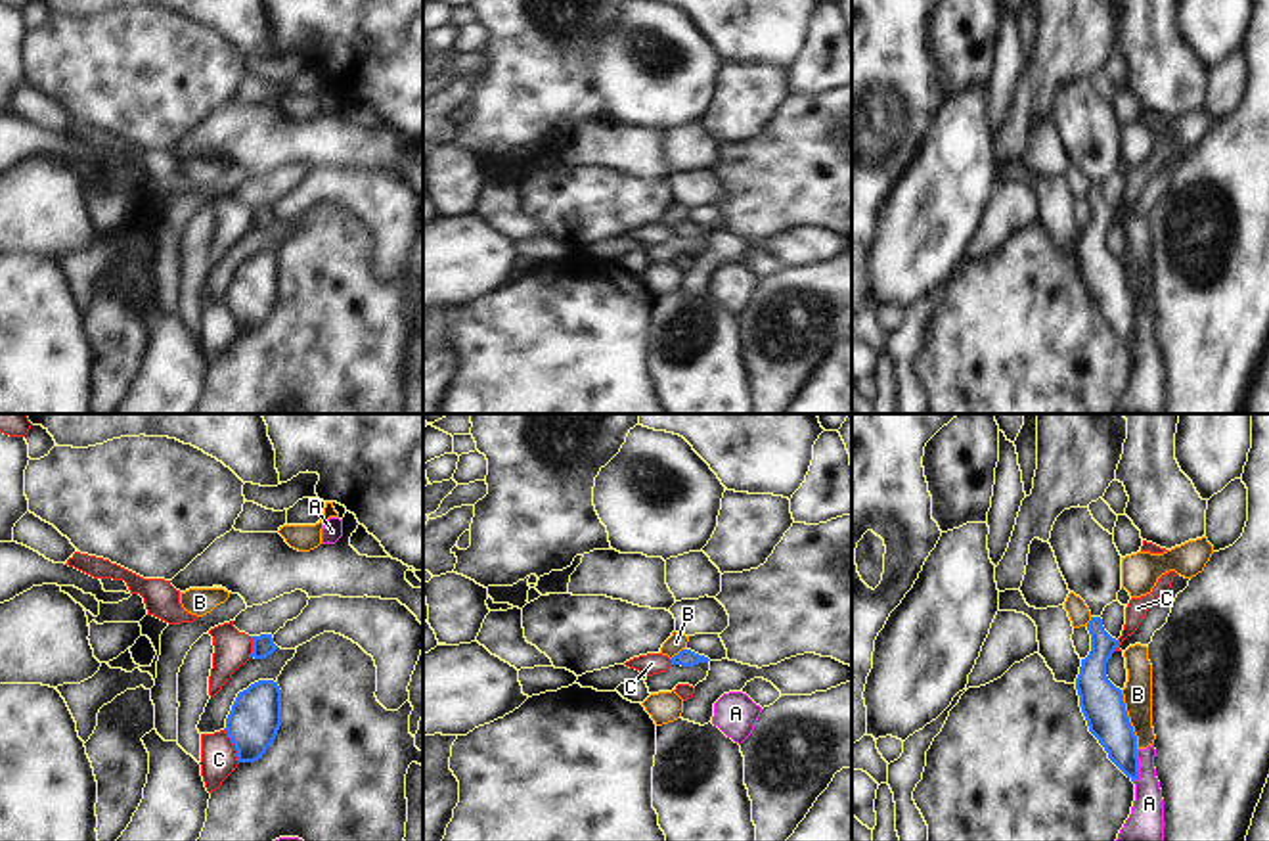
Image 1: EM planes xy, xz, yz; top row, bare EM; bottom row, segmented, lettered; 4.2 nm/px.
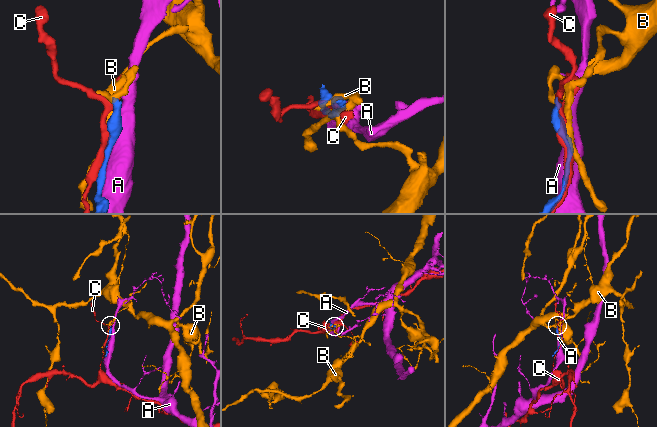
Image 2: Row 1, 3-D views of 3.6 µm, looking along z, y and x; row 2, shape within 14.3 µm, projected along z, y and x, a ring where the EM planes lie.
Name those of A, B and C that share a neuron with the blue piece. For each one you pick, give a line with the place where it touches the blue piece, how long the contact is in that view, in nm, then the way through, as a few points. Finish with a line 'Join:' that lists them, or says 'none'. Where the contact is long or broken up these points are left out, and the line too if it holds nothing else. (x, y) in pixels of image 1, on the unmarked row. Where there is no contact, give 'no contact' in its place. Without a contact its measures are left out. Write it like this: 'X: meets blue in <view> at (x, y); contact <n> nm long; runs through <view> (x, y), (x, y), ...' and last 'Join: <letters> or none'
Join: none

